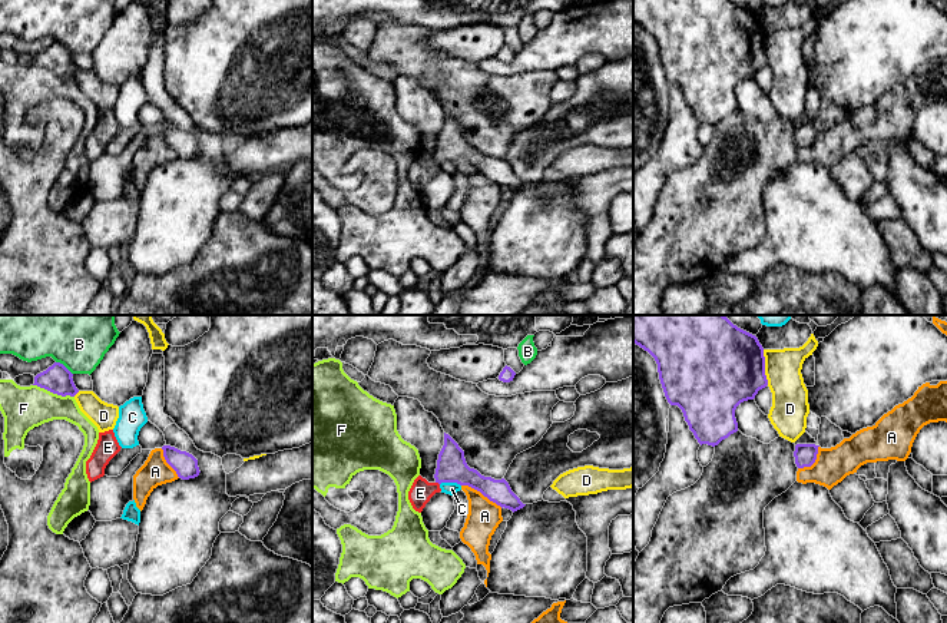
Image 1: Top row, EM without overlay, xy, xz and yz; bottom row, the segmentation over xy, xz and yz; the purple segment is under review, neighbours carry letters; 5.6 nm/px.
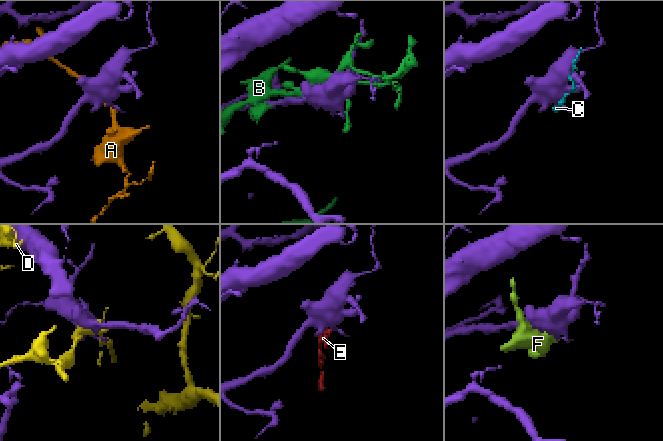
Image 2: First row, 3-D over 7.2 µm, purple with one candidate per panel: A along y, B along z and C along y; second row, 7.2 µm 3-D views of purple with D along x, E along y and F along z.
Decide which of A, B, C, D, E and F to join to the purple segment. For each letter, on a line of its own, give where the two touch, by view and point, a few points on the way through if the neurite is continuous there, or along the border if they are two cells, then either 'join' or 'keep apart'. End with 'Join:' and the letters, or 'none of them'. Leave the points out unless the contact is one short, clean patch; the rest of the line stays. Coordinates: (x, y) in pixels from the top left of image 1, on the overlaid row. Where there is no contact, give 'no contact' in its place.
A: meets purple in xz at (482, 493); border along xz (462, 484), (479, 490), (502, 507); keep apart
B: meets purple in xy at (65, 367); keep apart
C: meets purple in xz at (450, 481); keep apart
D: meets purple in yz at (764, 367); keep apart
E: meets purple in xz at (437, 481); border along xz (436, 481), (439, 484); keep apart
F: meets purple in xy at (53, 393); keep apart
Join: none of them

